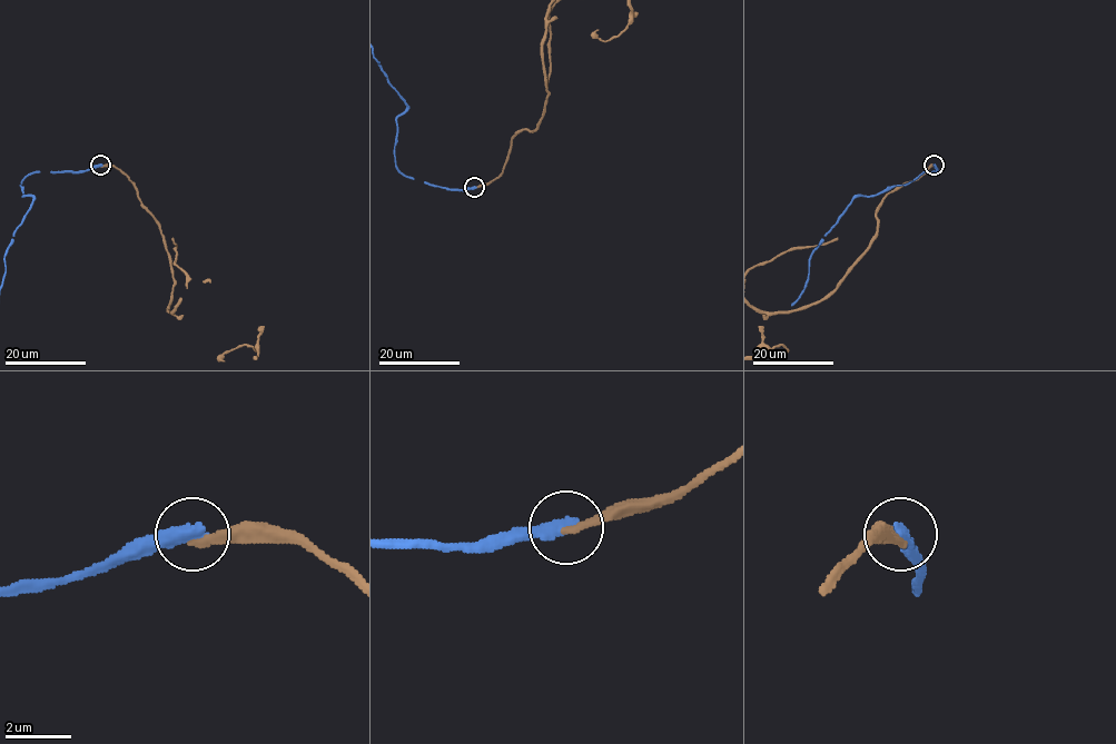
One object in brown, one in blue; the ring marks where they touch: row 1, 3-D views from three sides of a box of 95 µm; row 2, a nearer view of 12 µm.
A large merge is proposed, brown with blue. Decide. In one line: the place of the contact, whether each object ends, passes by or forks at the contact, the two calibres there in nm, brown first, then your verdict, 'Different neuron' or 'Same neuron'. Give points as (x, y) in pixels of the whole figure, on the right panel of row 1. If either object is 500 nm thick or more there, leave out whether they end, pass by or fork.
Place: (934, 165). At the ring brown ends. At the ring blue ends. Thickness 220 nm (brown) against 480 nm. Different neuron

